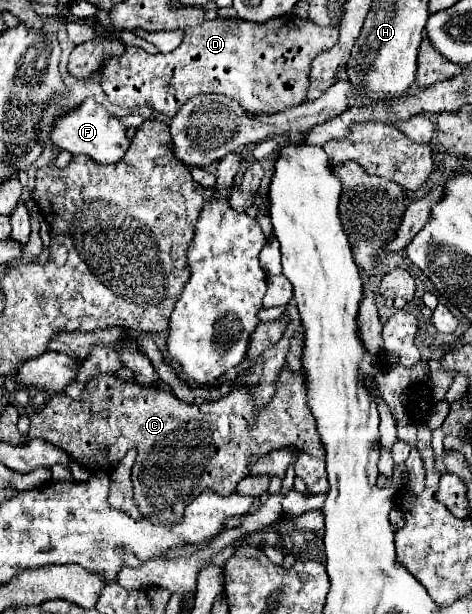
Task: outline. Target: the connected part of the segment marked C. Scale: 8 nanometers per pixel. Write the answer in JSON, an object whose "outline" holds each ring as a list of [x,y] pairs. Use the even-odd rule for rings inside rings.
{"outline":[[[283,370],[277,382],[277,392],[273,400],[253,416],[251,394],[243,386],[235,386],[225,398],[207,404],[187,404],[175,394],[159,388],[143,388],[133,380],[123,380],[113,374],[99,374],[87,386],[79,402],[67,398],[65,394],[53,394],[51,400],[39,414],[31,416],[29,438],[43,438],[63,448],[73,460],[95,470],[111,470],[127,450],[137,450],[137,462],[133,466],[135,502],[143,518],[151,522],[177,522],[183,516],[187,504],[193,502],[203,490],[213,490],[219,496],[229,496],[241,478],[247,476],[247,460],[251,456],[263,456],[279,448],[297,448],[315,458],[323,458],[325,448],[315,430],[315,418],[307,404],[305,374]]]}

